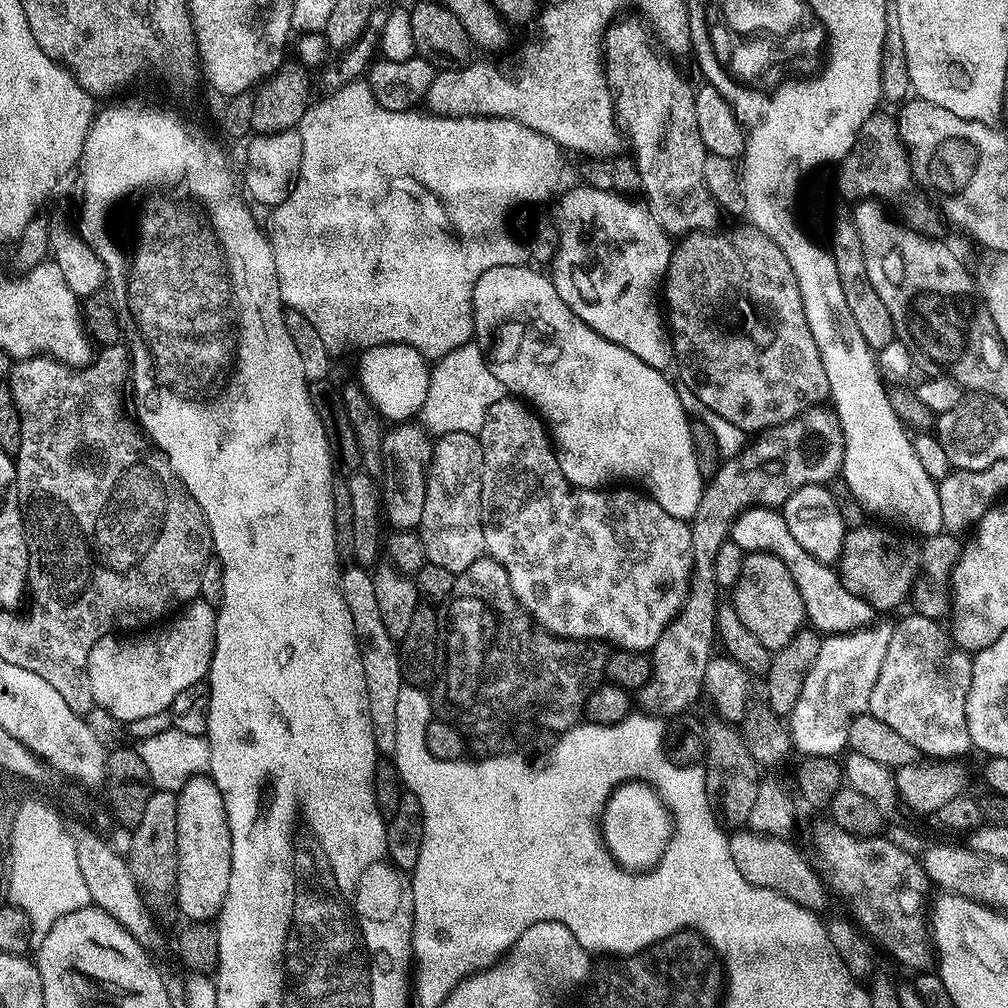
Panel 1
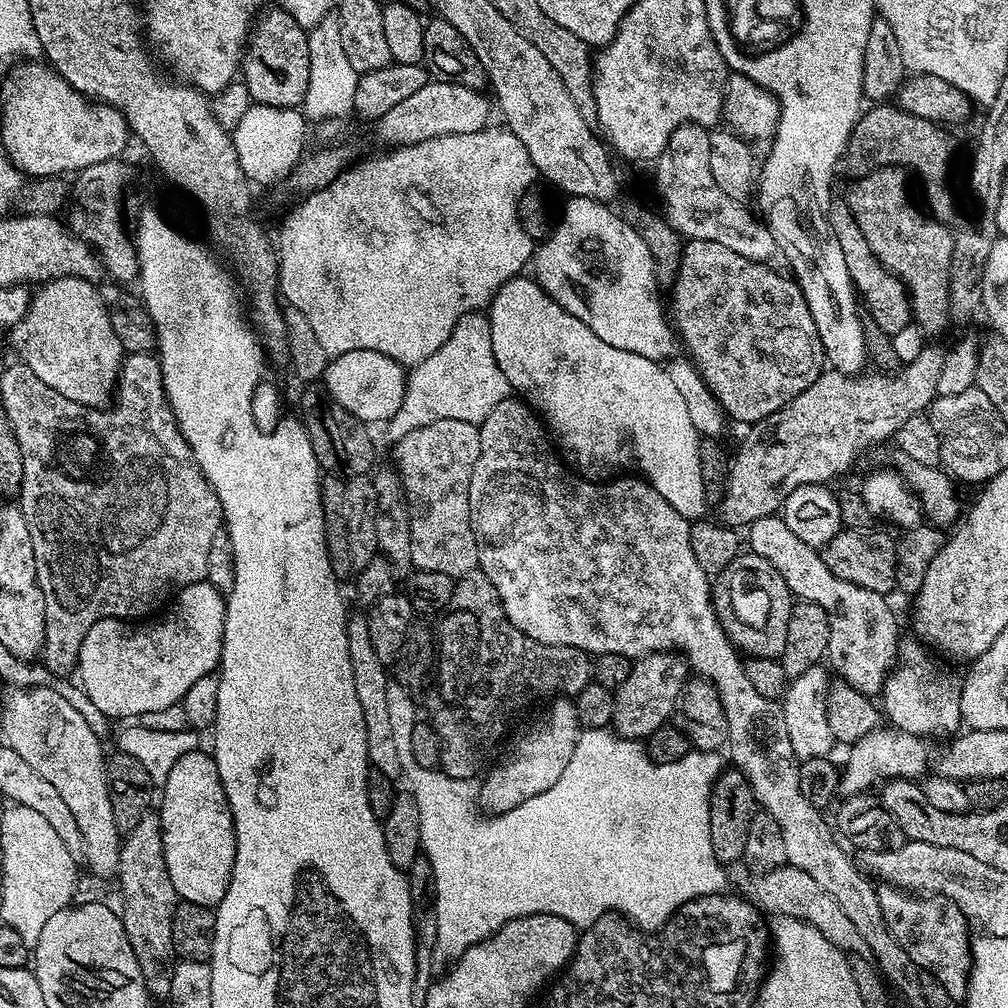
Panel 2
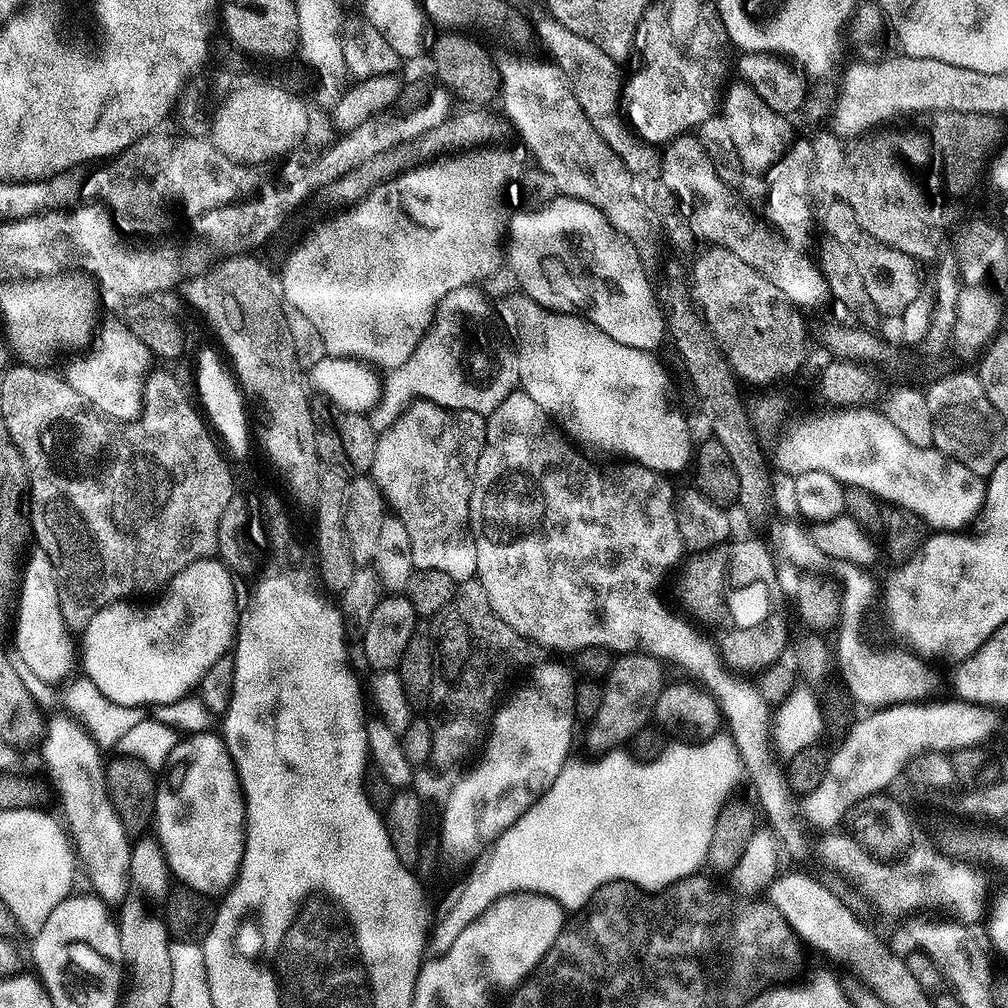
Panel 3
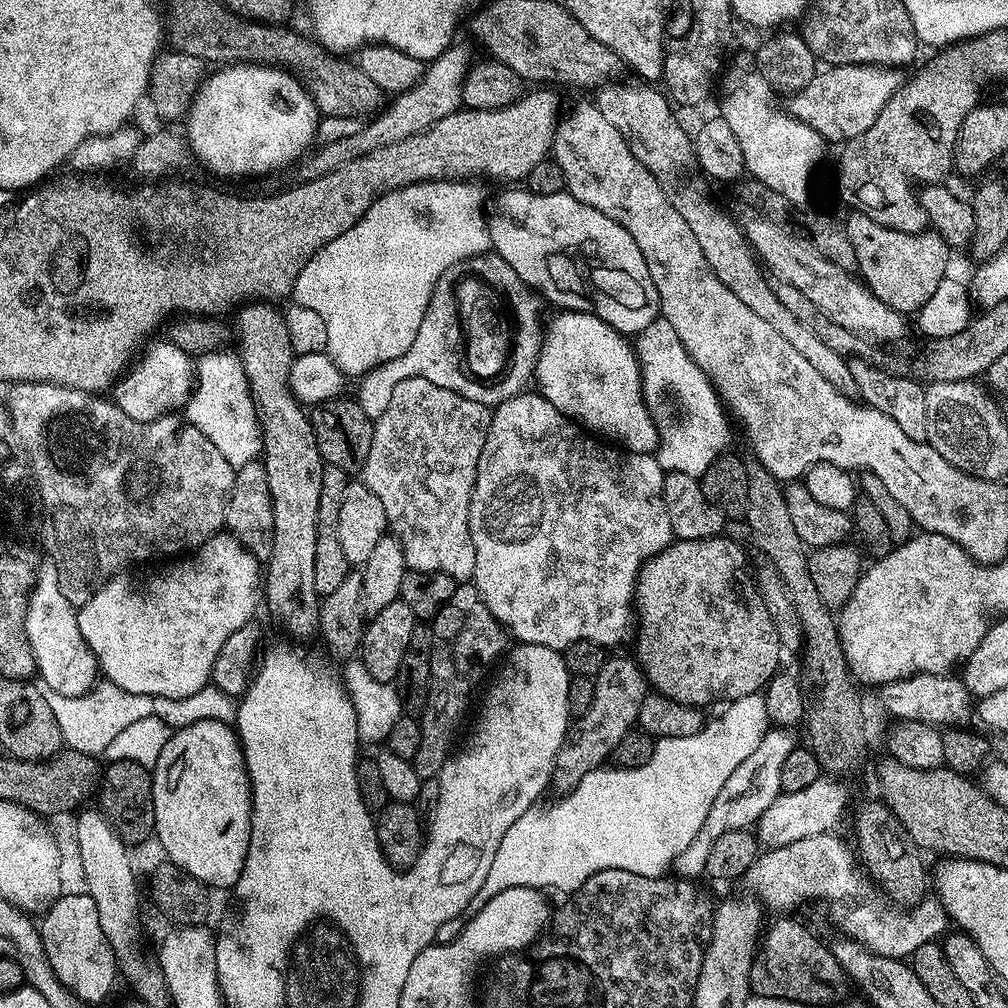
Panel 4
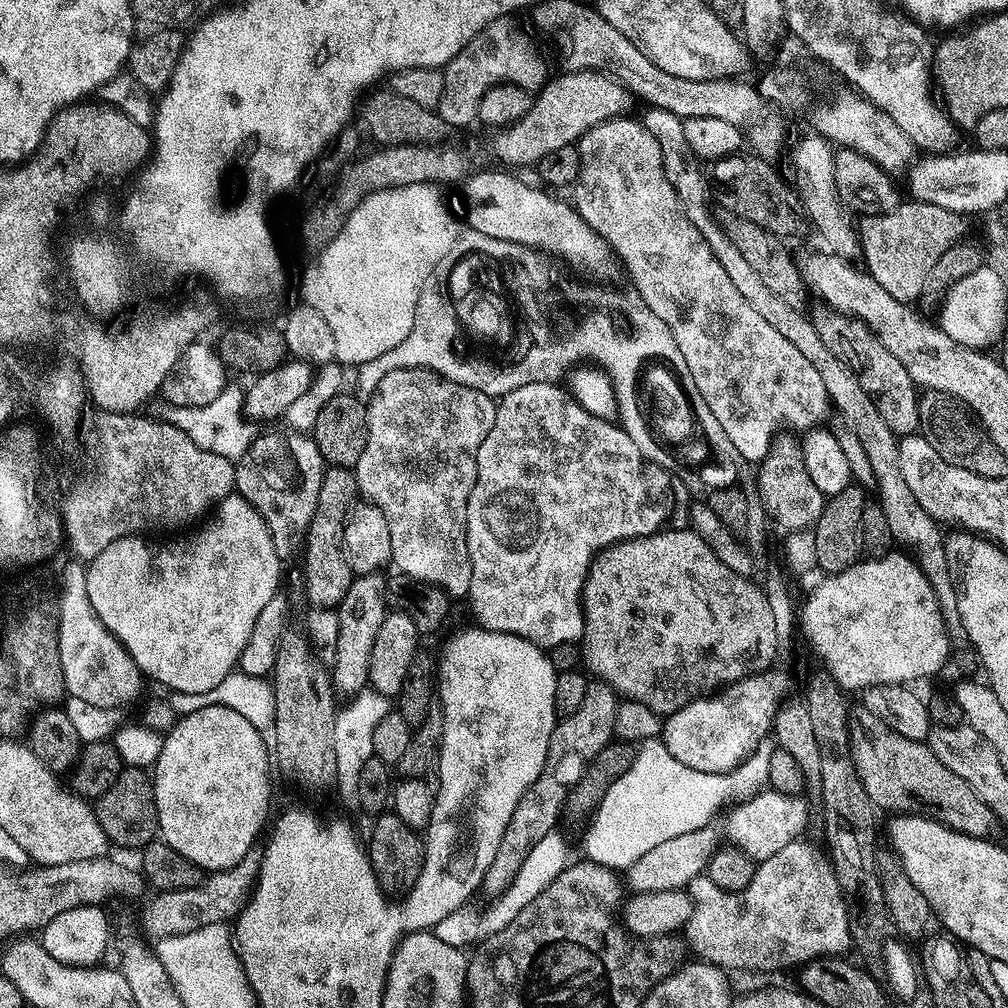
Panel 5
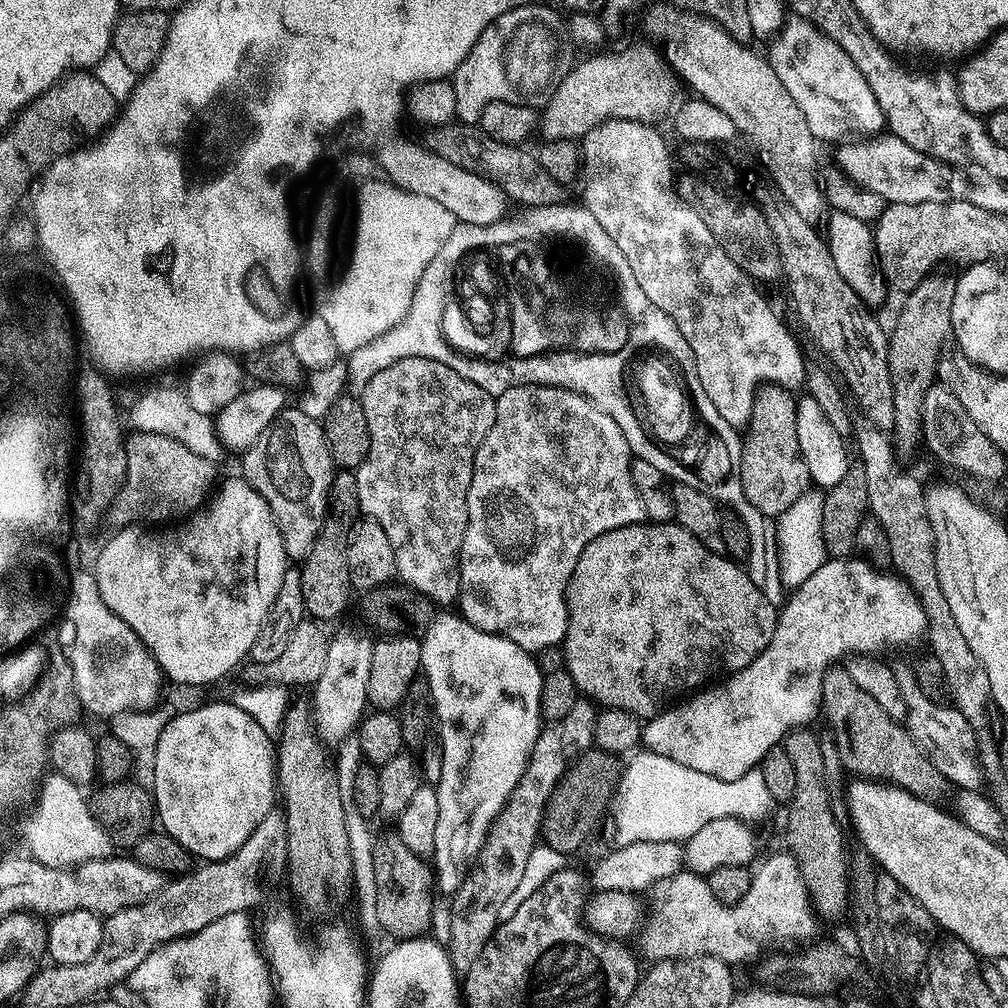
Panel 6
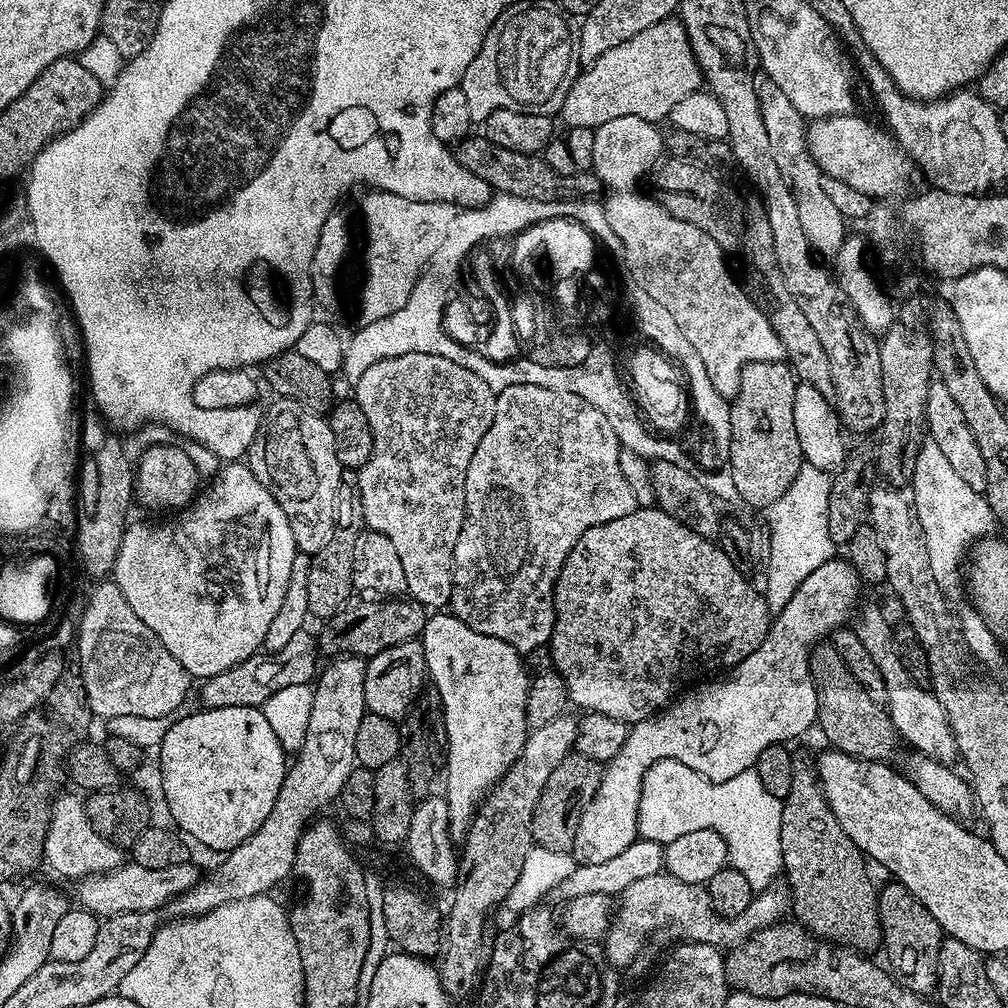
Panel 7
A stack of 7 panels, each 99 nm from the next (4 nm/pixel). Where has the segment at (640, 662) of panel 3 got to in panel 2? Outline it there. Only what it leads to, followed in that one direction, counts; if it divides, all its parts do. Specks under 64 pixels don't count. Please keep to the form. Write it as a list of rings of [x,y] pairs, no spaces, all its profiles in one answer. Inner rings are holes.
[[[675,651],[652,652],[649,656],[639,657],[631,665],[626,680],[614,689],[616,701],[611,727],[616,735],[625,736],[628,740],[643,741],[654,734],[654,730],[665,727],[689,678],[688,661]]]

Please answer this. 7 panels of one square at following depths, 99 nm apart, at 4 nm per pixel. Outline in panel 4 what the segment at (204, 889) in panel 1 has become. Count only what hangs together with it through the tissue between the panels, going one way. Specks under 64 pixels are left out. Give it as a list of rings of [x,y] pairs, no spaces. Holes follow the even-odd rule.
[[[199,720],[185,728],[177,728],[171,733],[169,741],[162,748],[158,755],[155,767],[151,769],[152,786],[156,790],[154,798],[154,818],[156,819],[155,839],[160,839],[164,852],[171,863],[177,864],[182,870],[194,874],[209,889],[216,888],[231,889],[238,882],[238,878],[244,869],[248,843],[250,842],[250,830],[252,829],[252,784],[248,781],[248,767],[244,765],[244,749],[240,747],[239,735],[231,723],[222,720]]]

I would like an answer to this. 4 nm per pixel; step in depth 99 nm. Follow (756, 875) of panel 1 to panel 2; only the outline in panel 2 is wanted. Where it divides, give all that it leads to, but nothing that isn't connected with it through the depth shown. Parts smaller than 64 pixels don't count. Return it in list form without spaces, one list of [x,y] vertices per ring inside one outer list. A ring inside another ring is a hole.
[[[791,866],[769,868],[759,874],[761,876],[752,884],[750,896],[765,913],[772,912],[771,914],[783,914],[804,920],[814,926],[818,934],[834,942],[834,946],[842,949],[845,954],[860,954],[865,951],[862,938],[856,933],[854,926],[850,926],[850,918],[846,918],[838,902],[834,902],[834,898],[830,898],[830,894],[826,894],[826,890],[822,890],[822,886],[818,886],[818,882],[810,878],[810,874],[802,874],[802,870]]]

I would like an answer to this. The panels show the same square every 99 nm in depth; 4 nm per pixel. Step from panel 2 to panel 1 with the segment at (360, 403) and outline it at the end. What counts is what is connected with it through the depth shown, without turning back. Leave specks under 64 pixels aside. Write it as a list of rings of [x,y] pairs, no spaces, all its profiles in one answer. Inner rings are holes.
[[[379,344],[373,348],[363,349],[360,356],[360,381],[358,387],[368,403],[388,422],[408,422],[419,417],[422,406],[426,402],[426,390],[430,388],[430,364],[414,346],[405,344]]]

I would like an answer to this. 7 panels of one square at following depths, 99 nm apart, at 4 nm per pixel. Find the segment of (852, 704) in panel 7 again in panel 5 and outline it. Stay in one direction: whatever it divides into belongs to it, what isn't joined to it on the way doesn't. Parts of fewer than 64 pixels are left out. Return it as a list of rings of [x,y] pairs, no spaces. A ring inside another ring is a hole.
[[[863,706],[853,707],[848,717],[848,729],[852,742],[852,757],[862,786],[870,794],[870,802],[888,814],[911,814],[927,817],[946,828],[953,828],[967,836],[991,837],[998,828],[996,815],[970,790],[963,778],[954,770],[946,770],[933,754],[927,743],[902,738],[890,726],[886,726],[870,710]]]

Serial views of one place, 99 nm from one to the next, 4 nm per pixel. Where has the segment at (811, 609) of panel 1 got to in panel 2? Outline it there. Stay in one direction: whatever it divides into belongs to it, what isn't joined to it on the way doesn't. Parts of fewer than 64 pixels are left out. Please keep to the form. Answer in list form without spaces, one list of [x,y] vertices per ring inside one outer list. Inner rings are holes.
[[[783,515],[758,518],[747,525],[746,544],[754,554],[764,556],[782,574],[793,597],[800,602],[811,602],[828,615],[828,651],[826,660],[835,675],[854,690],[875,697],[884,687],[884,680],[893,669],[897,659],[902,631],[896,625],[896,616],[887,604],[885,593],[866,590],[838,578],[826,566],[823,555],[817,549],[806,546],[790,526],[786,526]]]

